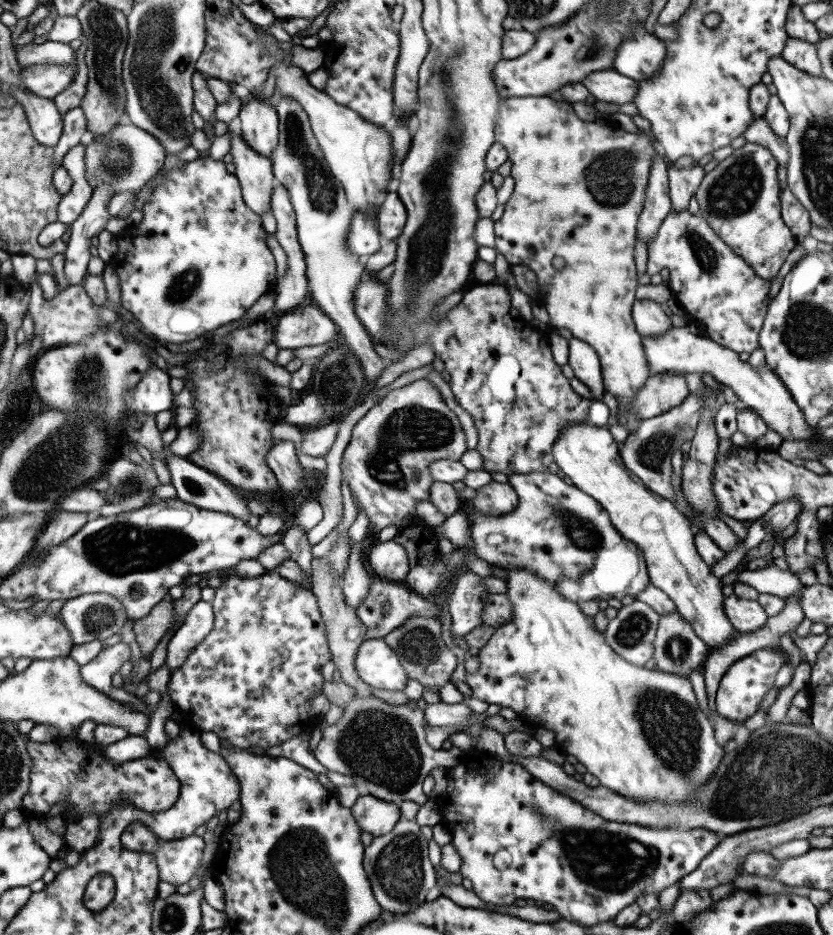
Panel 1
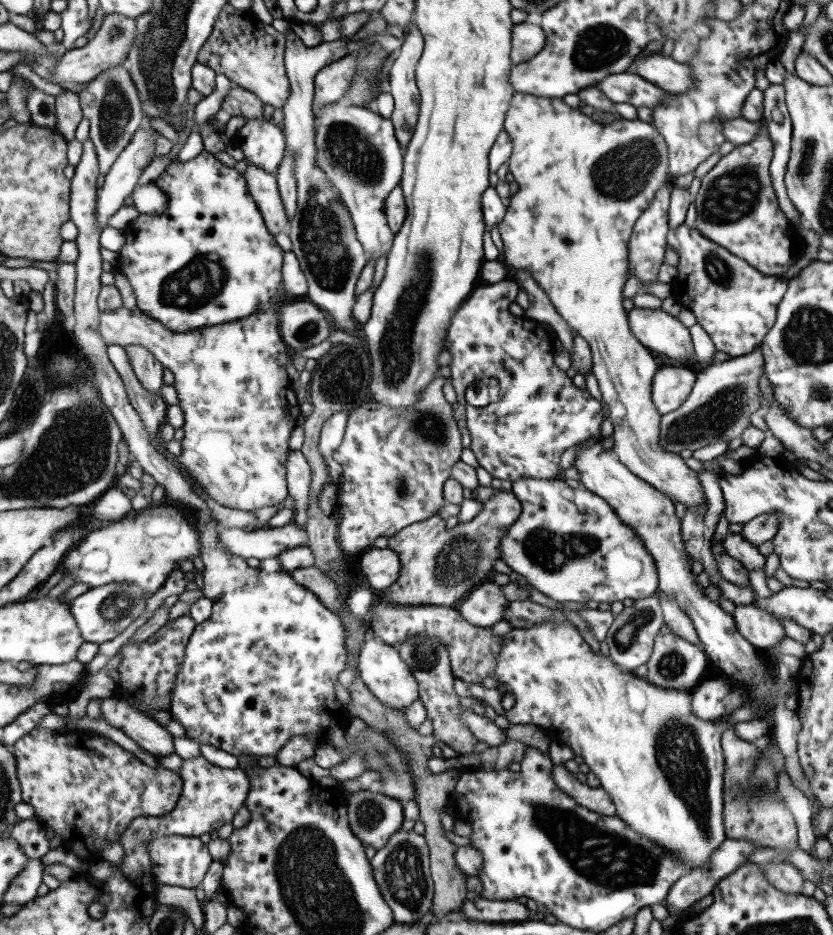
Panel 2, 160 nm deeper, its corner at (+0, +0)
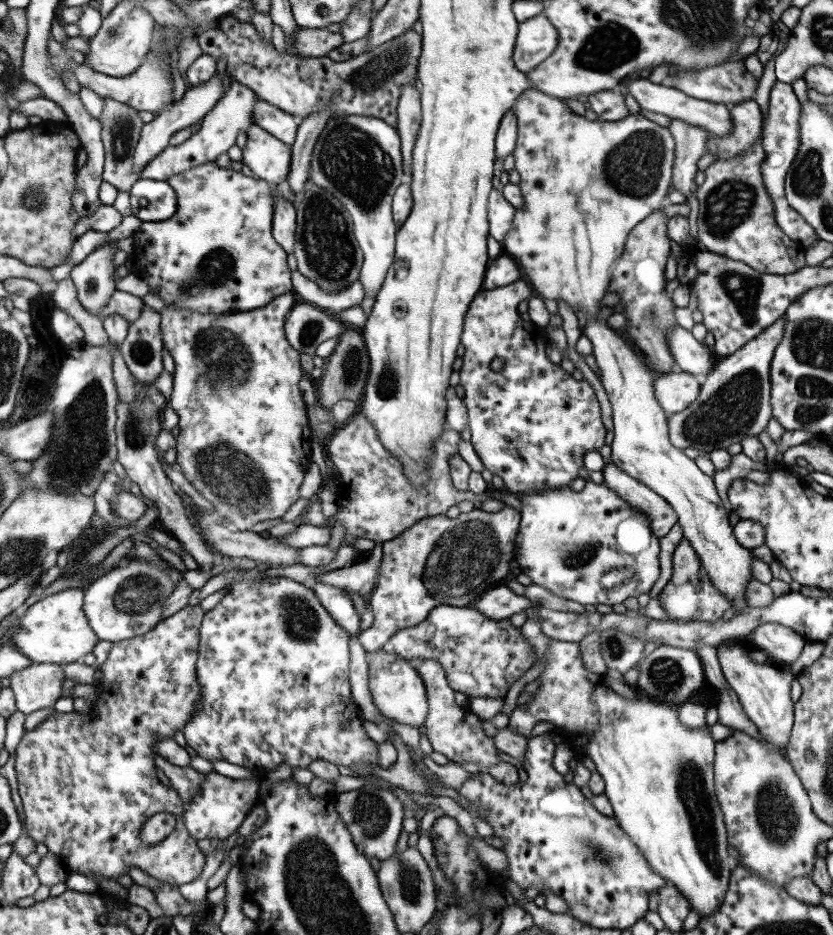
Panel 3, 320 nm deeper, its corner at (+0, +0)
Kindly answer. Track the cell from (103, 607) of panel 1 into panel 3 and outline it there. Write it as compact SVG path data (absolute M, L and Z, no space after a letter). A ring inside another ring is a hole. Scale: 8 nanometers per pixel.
M133 561L124 567L113 567L86 585L84 609L89 624L101 641L119 642L152 630L160 622L163 603L174 585L163 570L146 562Z

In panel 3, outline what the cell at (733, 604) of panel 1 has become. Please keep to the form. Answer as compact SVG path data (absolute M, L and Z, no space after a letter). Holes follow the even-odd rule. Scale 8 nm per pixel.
M761 623L747 636L748 646L765 651L769 662L777 666L793 663L805 642L794 630L775 623Z

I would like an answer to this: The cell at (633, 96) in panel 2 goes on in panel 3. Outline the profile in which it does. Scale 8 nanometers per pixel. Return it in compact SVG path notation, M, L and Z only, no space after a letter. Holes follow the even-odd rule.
M633 80L627 86L627 92L633 96L641 109L648 110L652 113L664 114L677 120L682 120L691 126L696 126L706 130L711 135L720 137L729 137L732 134L732 124L728 113L728 108L724 103L710 103L704 100L697 100L687 96L684 92L677 90L671 86L663 84L651 84L647 80Z

